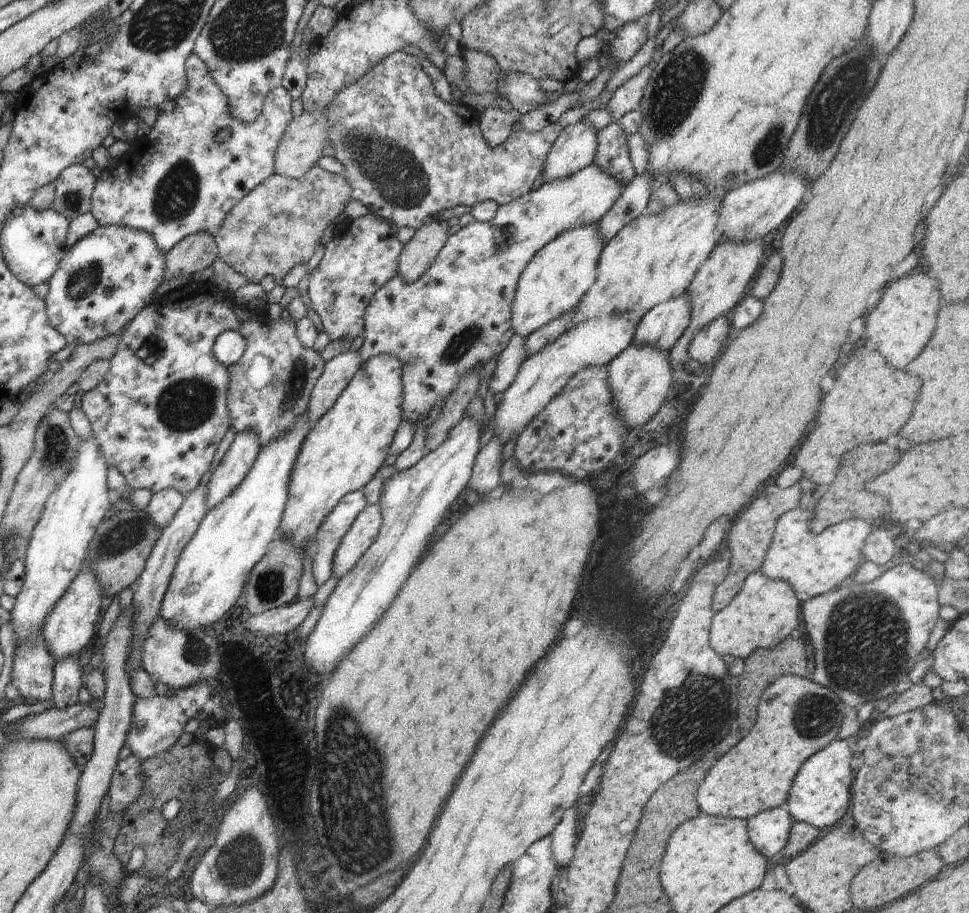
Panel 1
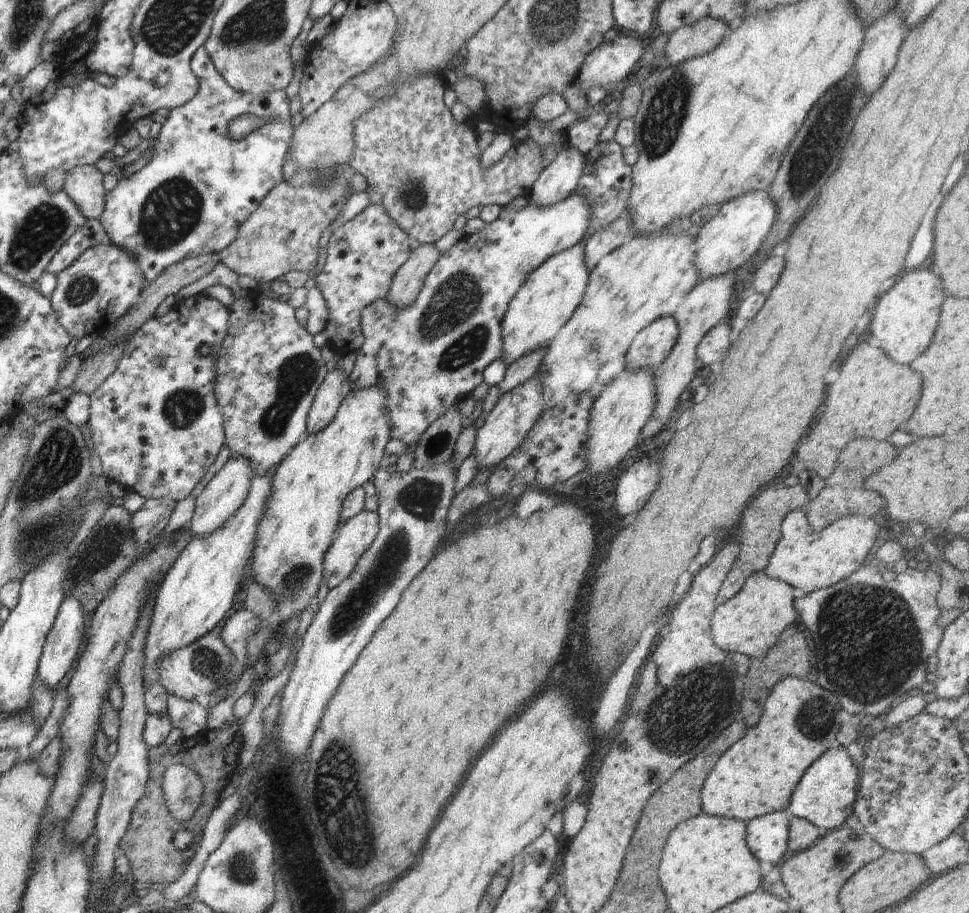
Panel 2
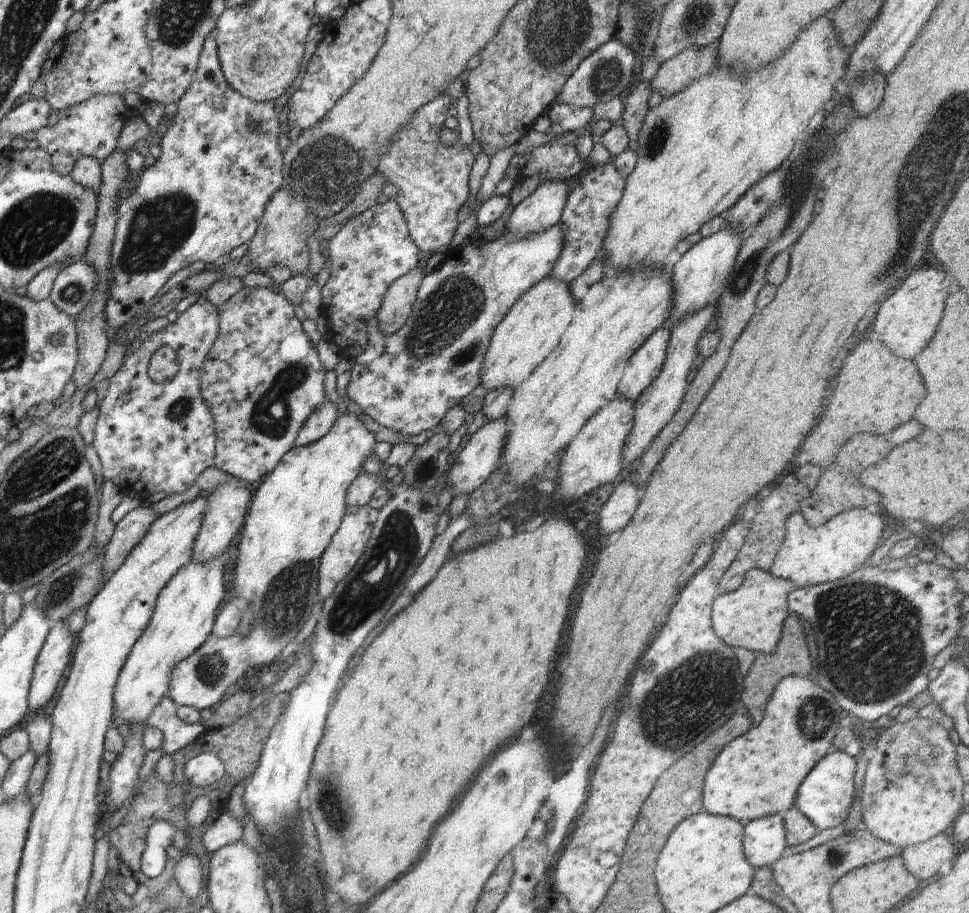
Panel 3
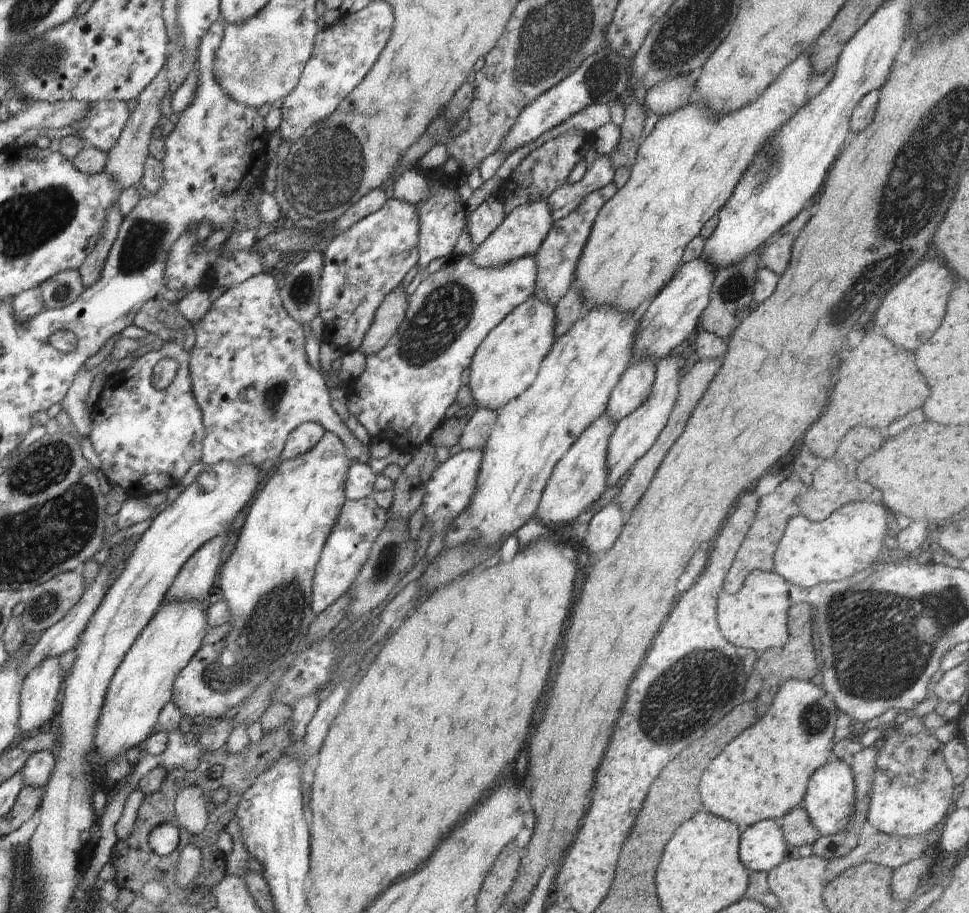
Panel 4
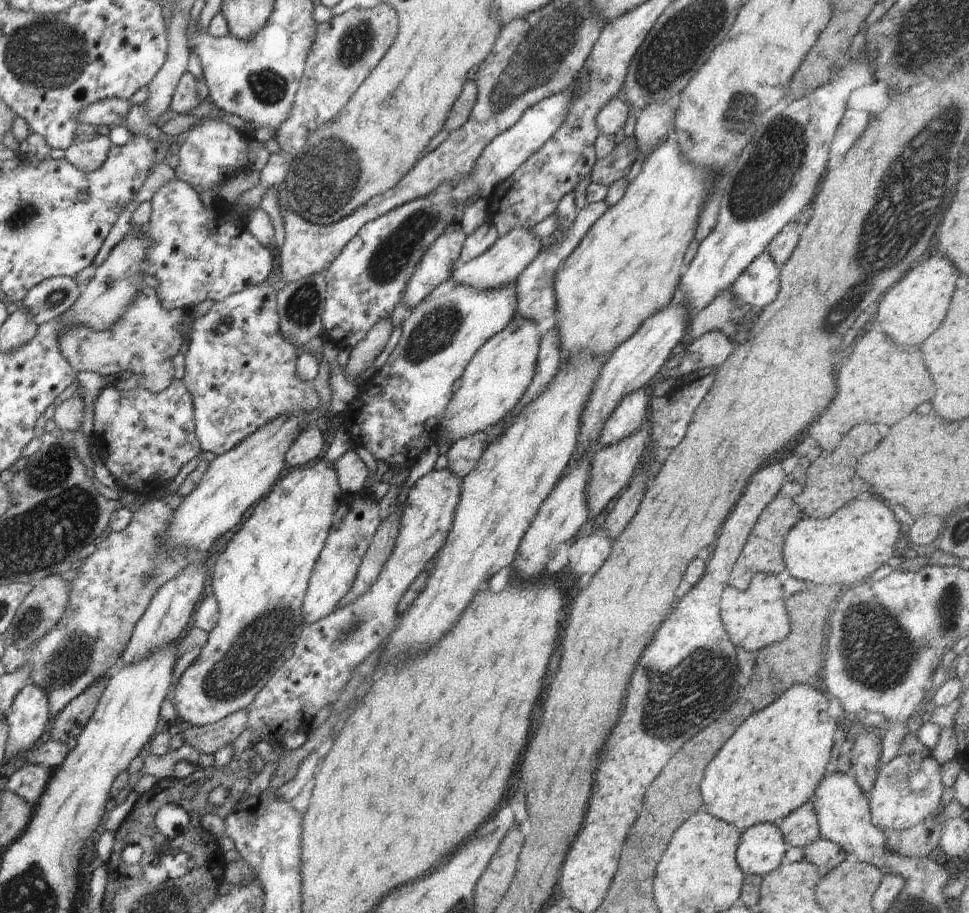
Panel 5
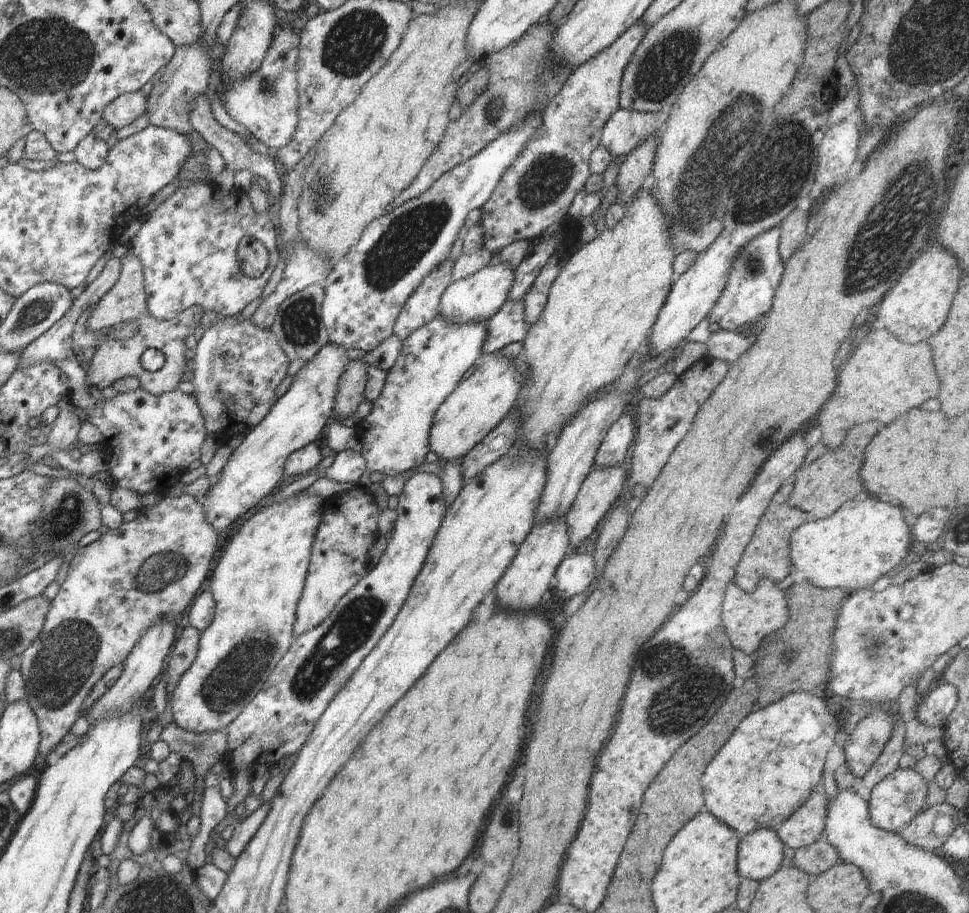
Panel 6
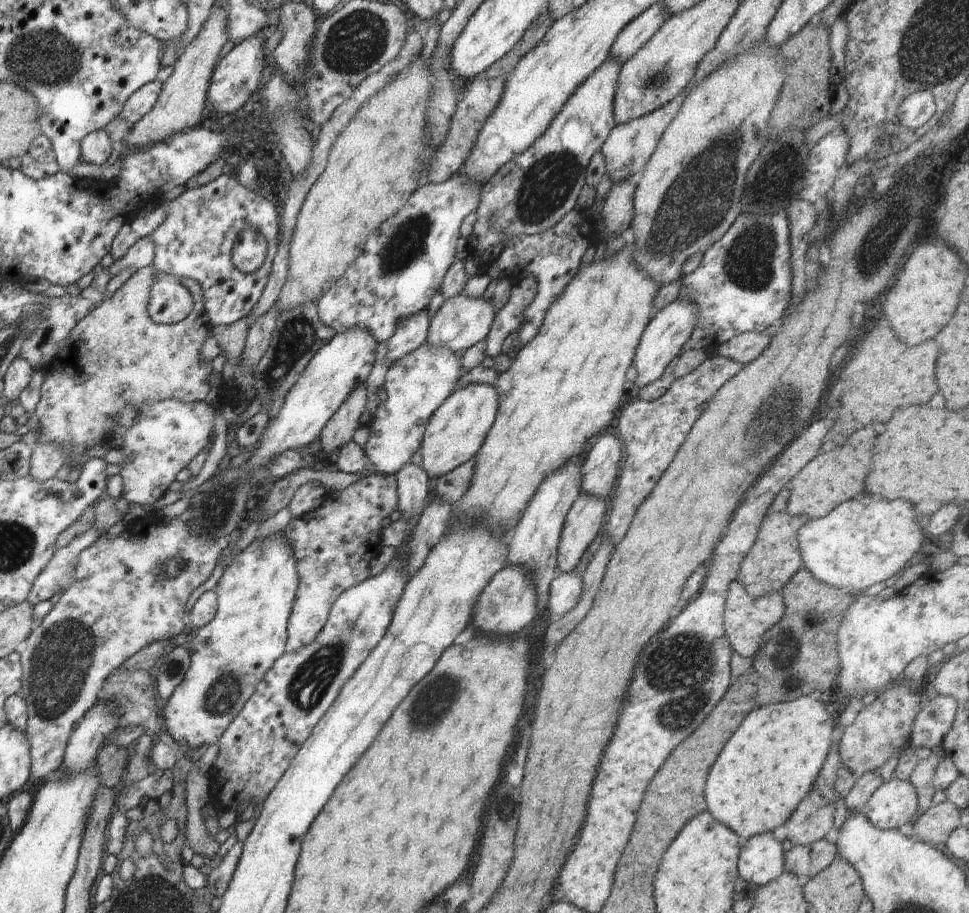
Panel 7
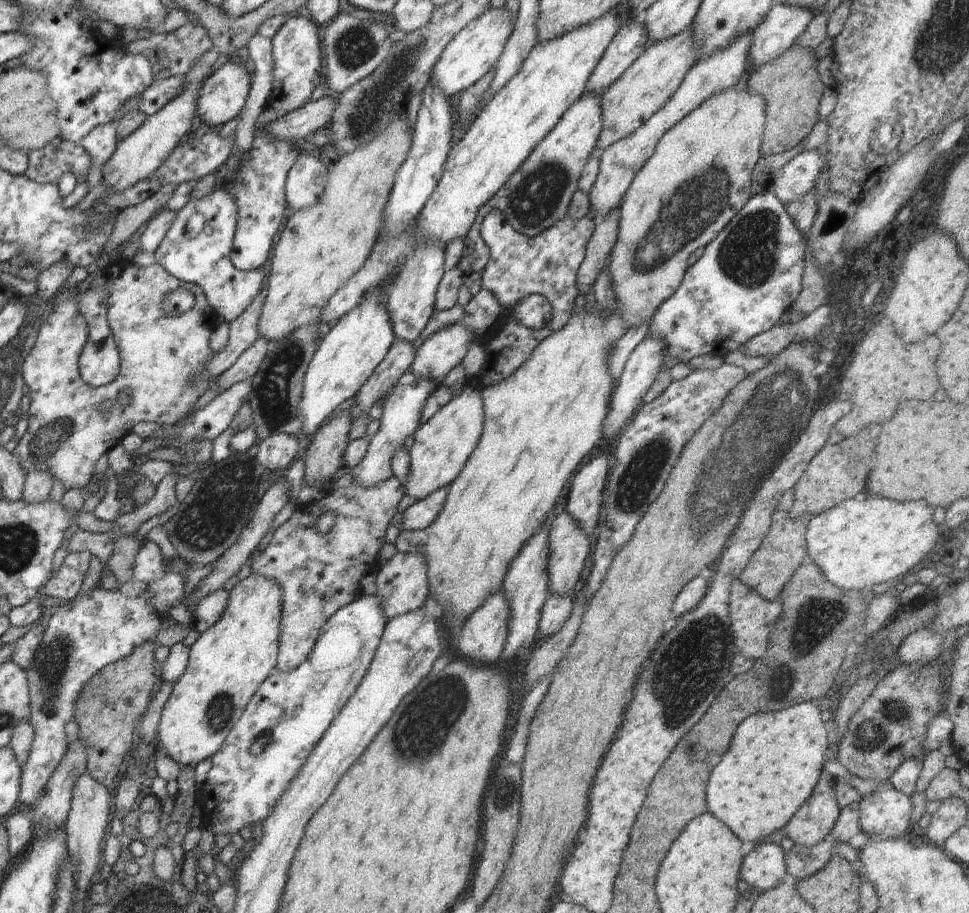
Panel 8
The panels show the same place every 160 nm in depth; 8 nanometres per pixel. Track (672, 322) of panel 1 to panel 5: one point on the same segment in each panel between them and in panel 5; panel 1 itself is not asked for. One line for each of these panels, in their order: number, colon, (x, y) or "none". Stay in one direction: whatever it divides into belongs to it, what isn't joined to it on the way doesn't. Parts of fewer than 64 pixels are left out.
2: (652, 345)
3: (644, 365)
4: (634, 387)
5: (630, 414)

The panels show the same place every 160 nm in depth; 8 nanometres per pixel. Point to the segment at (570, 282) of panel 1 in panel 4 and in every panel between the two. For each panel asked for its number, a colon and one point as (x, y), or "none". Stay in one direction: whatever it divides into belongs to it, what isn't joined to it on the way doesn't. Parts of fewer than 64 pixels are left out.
2: (548, 298)
3: (532, 328)
4: (504, 366)

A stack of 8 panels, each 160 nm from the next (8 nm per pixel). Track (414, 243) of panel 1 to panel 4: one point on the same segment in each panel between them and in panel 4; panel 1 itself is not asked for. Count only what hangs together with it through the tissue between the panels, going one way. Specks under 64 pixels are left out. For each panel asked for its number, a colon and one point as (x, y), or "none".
2: (409, 279)
3: (397, 304)
4: (390, 314)

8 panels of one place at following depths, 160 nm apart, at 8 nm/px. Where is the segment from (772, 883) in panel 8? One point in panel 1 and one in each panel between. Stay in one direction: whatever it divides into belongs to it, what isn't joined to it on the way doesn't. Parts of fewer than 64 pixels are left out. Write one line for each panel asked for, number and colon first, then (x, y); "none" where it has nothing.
1: (768, 831)
2: (767, 836)
3: (764, 842)
4: (762, 847)
5: (762, 847)
6: (760, 853)
7: (761, 860)

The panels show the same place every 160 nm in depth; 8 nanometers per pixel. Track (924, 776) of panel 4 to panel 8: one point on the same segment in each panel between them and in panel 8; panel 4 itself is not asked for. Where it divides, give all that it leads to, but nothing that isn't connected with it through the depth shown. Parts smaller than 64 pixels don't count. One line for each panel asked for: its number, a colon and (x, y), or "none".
5: (907, 790)
6: (894, 802)
7: (894, 803)
8: (886, 812)

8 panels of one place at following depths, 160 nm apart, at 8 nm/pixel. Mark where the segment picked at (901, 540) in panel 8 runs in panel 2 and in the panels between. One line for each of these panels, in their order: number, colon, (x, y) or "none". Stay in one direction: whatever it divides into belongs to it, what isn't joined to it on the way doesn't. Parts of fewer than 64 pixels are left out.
2: (812, 560)
3: (809, 556)
4: (852, 538)
5: (846, 548)
6: (864, 539)
7: (861, 542)

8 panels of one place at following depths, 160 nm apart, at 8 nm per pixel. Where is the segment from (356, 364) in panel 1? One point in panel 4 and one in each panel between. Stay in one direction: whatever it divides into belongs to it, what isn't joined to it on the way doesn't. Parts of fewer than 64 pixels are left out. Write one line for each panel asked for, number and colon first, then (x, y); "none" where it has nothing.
2: (335, 387)
3: (319, 423)
4: (303, 438)

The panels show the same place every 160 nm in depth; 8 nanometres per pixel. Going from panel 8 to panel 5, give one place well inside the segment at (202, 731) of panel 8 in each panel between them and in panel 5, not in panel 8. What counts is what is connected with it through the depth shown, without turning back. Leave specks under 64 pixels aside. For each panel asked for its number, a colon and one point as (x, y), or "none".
5: (260, 581)
6: (256, 586)
7: (229, 656)

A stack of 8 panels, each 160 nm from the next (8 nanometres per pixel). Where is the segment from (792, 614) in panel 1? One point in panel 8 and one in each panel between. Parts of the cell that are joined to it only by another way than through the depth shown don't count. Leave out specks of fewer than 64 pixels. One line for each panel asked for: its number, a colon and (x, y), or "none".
2: (750, 623)
3: (751, 617)
4: (755, 618)
5: (756, 618)
6: (747, 618)
7: (746, 619)
8: (752, 617)

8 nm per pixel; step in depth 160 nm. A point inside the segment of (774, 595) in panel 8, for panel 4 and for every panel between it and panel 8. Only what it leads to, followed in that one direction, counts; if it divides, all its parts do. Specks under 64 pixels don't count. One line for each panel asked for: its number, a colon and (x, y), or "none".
4: (757, 551)
5: (762, 553)
6: (767, 556)
7: (775, 556)

